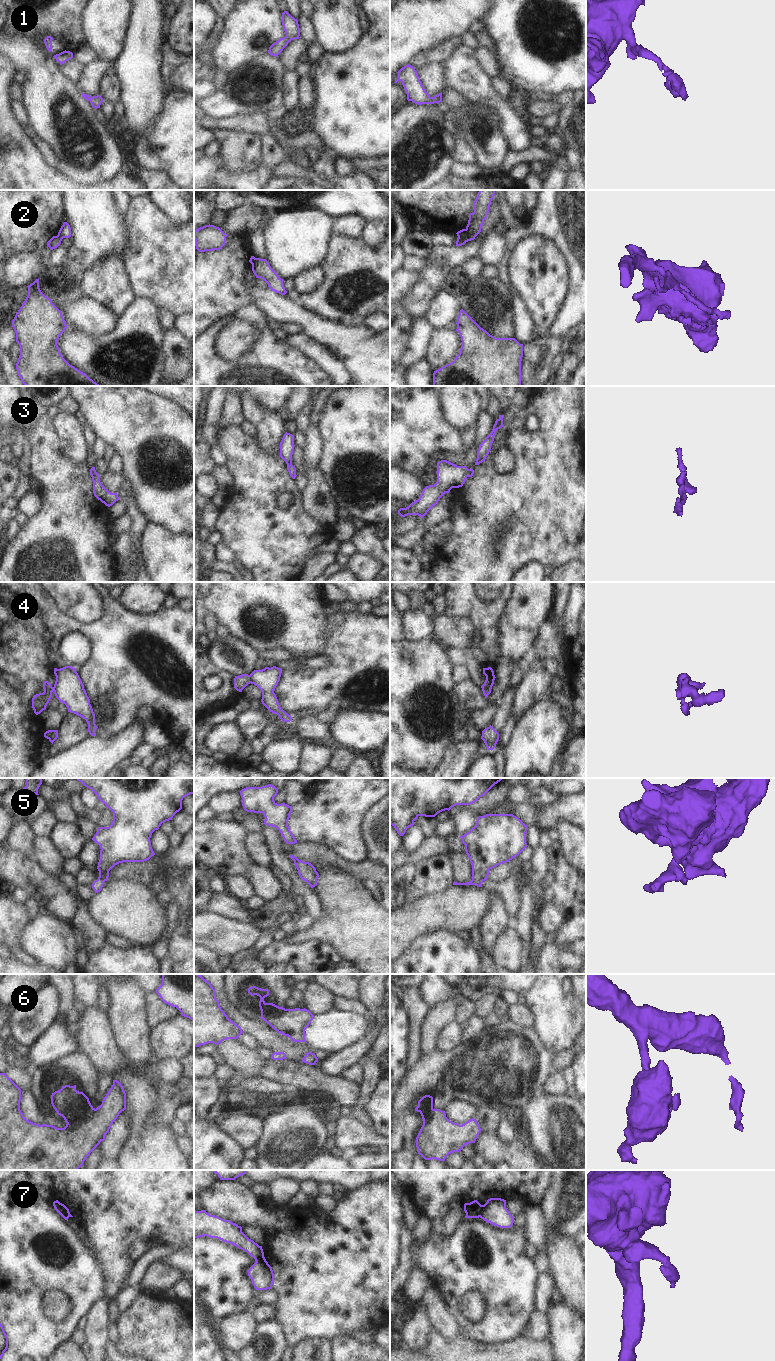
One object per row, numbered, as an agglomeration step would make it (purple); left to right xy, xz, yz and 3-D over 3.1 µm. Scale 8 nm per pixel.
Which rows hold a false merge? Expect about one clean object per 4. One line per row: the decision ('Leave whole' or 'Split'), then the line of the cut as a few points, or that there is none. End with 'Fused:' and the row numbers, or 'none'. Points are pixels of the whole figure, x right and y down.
1: Leave whole. No split
2: Split. Split along yz (458, 235), (466, 241)
3: Split. Split along xz (291, 462), (287, 464)
4: Split. Split along xz (249, 675), (250, 682)
5: Split. Split along yz (472, 878), (482, 881)
6: Split. Split along xy (92, 1107), (82, 1121), (67, 1124)
7: Split. Split along yz (482, 1205), (479, 1216)
Fused: 2, 3, 4, 5, 6, 7.

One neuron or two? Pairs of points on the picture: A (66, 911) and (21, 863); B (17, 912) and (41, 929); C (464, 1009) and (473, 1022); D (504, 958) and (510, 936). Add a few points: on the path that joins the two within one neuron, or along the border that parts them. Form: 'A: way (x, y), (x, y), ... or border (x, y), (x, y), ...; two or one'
A: way (56, 899), (32, 875); one
B: border (33, 919), (25, 927), (20, 942); two
C: border (474, 1013), (461, 1025); two
D: way (506, 953), (509, 941); one

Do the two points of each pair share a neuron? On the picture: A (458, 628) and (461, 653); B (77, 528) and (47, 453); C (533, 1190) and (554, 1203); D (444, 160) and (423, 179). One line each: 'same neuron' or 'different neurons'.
A: different neurons
B: same neuron
C: different neurons
D: same neuron

